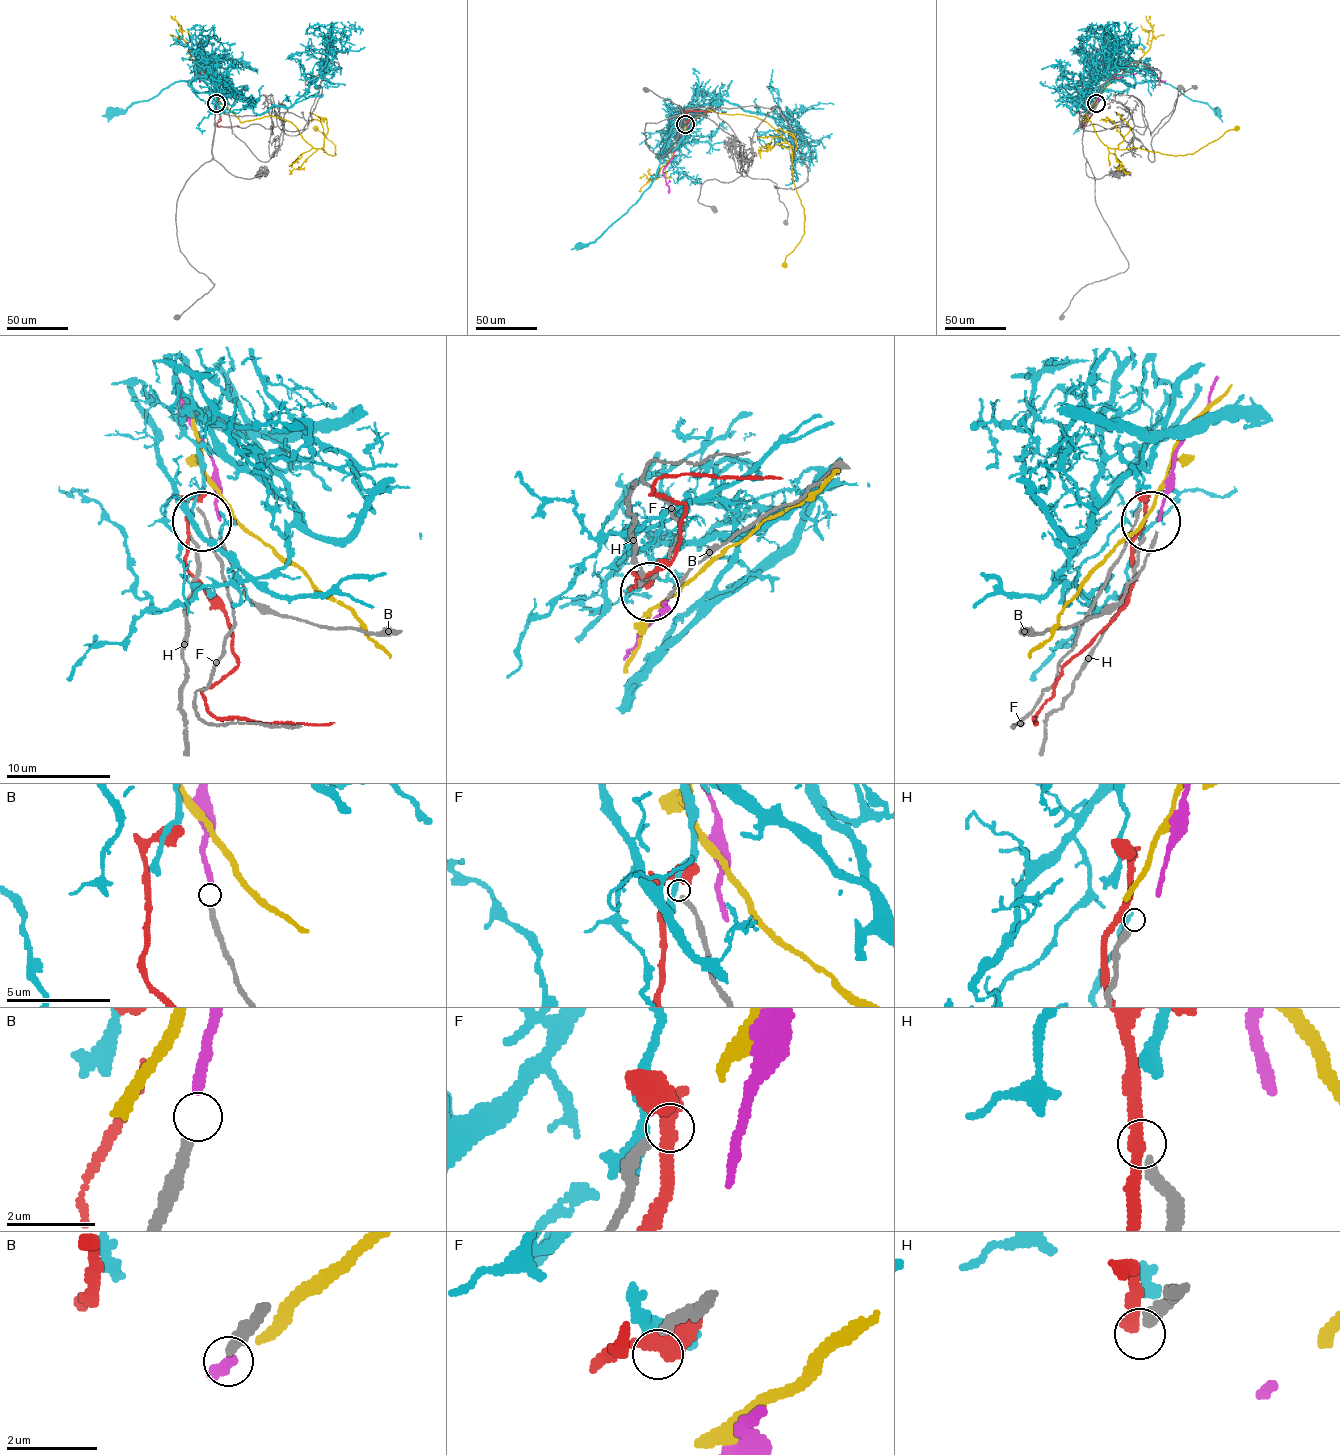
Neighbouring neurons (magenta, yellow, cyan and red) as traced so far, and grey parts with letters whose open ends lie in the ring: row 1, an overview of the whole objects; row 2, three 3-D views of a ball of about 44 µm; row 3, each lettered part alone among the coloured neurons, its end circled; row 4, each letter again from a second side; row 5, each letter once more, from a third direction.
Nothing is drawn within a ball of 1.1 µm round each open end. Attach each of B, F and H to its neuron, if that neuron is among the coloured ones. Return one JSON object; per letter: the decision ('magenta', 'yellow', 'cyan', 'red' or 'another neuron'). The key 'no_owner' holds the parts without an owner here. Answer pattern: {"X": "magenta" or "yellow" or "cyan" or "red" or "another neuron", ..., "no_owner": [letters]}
{"B": "magenta", "F": "another neuron", "H": "another neuron", "no_owner": ["F", "H"]}

